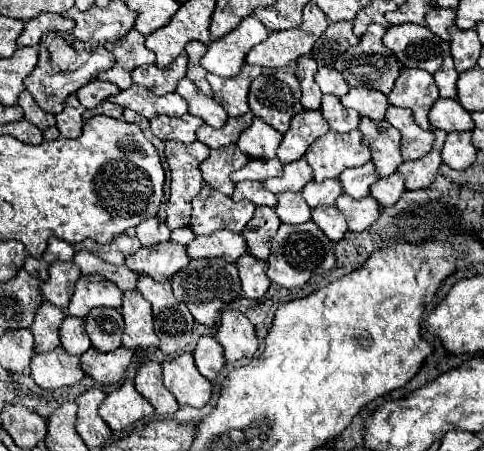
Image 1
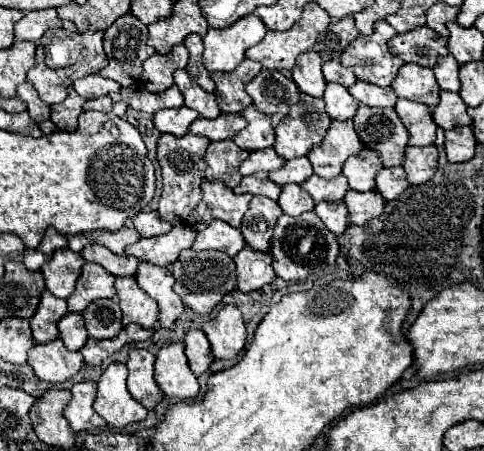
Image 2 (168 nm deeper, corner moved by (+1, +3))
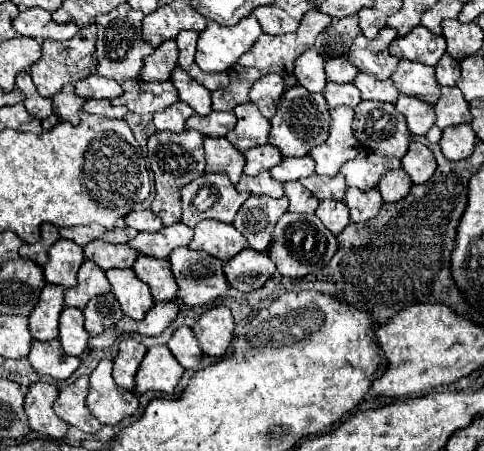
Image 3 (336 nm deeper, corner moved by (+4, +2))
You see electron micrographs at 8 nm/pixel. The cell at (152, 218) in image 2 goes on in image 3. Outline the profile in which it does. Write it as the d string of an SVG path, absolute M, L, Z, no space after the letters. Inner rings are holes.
M133 210L125 216L125 224L135 228L137 232L159 232L163 222L151 210Z

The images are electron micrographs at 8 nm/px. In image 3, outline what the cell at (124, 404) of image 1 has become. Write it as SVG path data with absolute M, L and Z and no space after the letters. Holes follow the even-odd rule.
M109 358L101 360L91 374L87 406L91 414L105 426L115 426L123 418L133 416L139 406L135 394L129 394L115 384L113 362Z

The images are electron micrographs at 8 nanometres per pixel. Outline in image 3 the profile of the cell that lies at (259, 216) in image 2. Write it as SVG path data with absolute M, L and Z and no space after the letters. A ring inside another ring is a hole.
M253 194L237 212L233 226L247 238L249 248L257 252L267 252L271 244L273 228L279 216L287 210L287 200L271 198L263 194Z

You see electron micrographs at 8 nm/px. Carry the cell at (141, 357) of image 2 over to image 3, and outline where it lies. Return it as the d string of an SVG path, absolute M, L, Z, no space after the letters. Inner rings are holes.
M123 338L119 342L119 354L113 360L115 362L113 378L115 378L117 386L125 388L127 392L135 392L135 374L141 366L145 354L147 354L147 348L135 338Z

